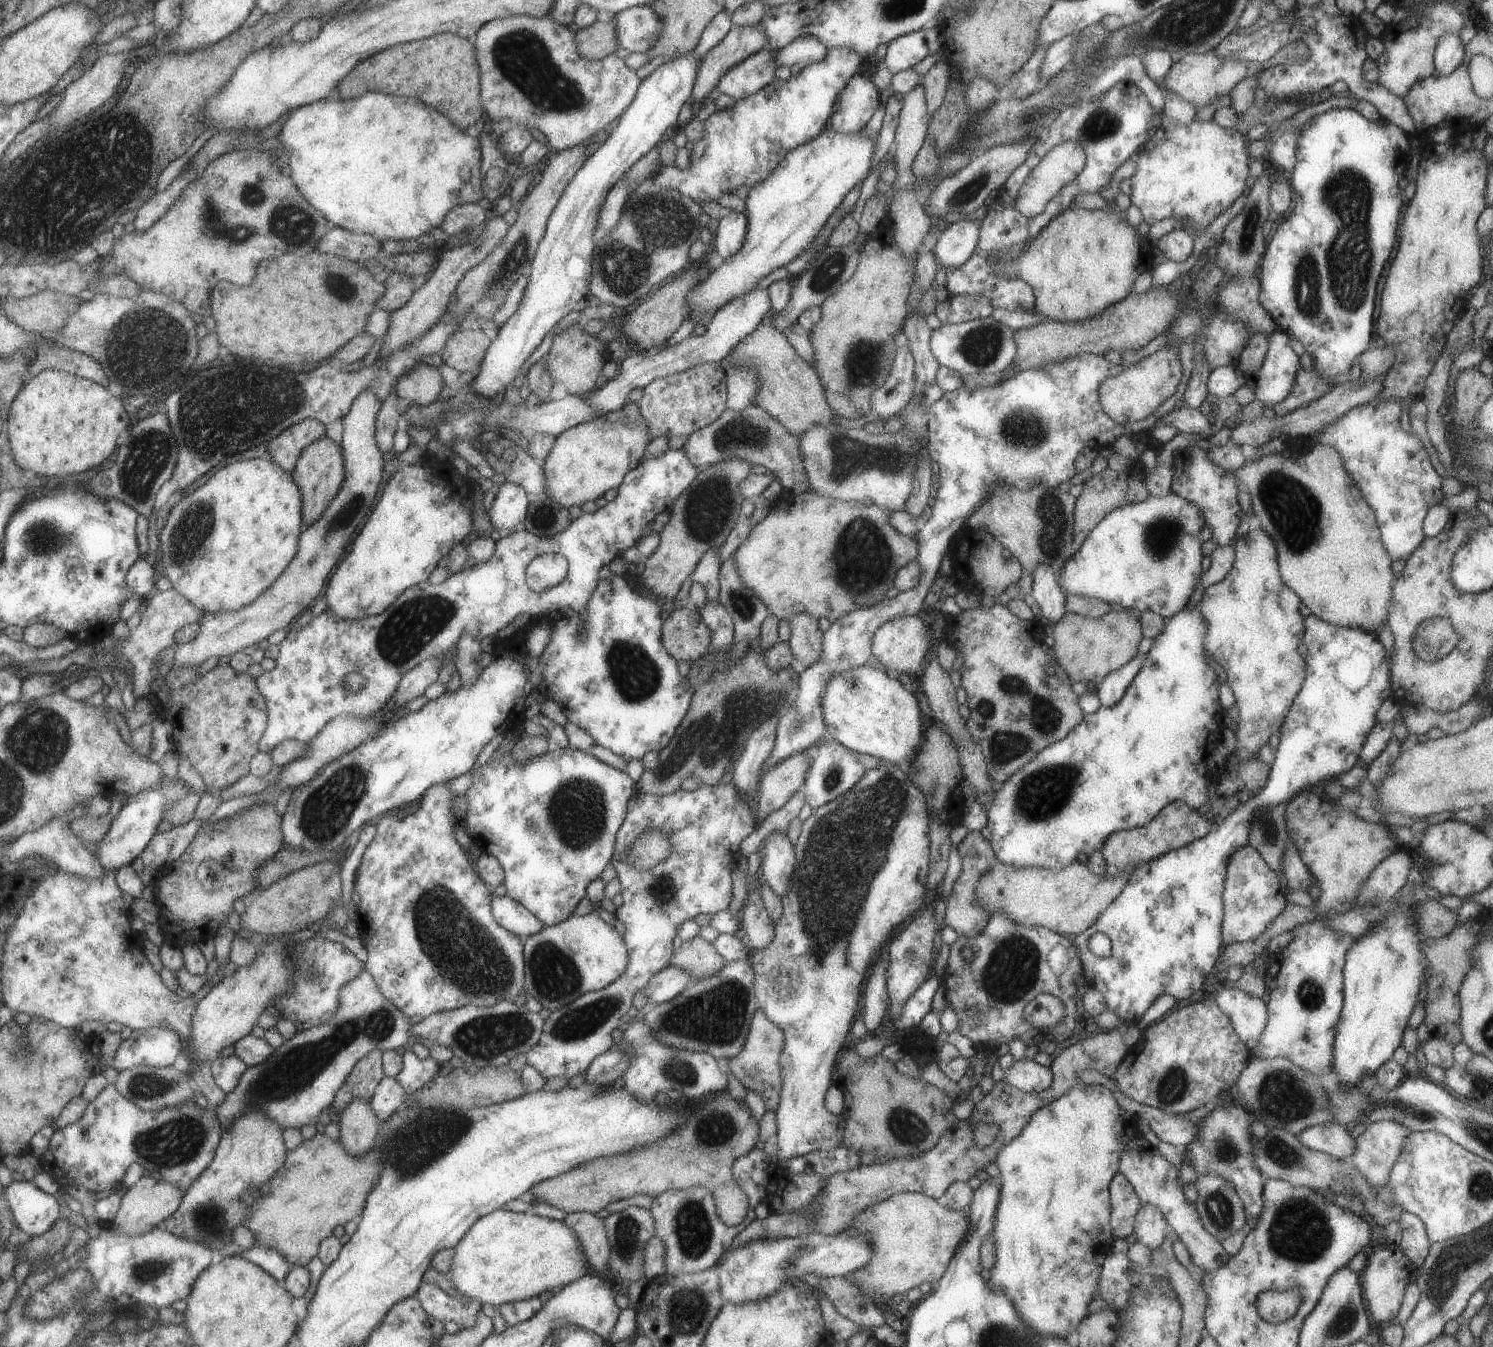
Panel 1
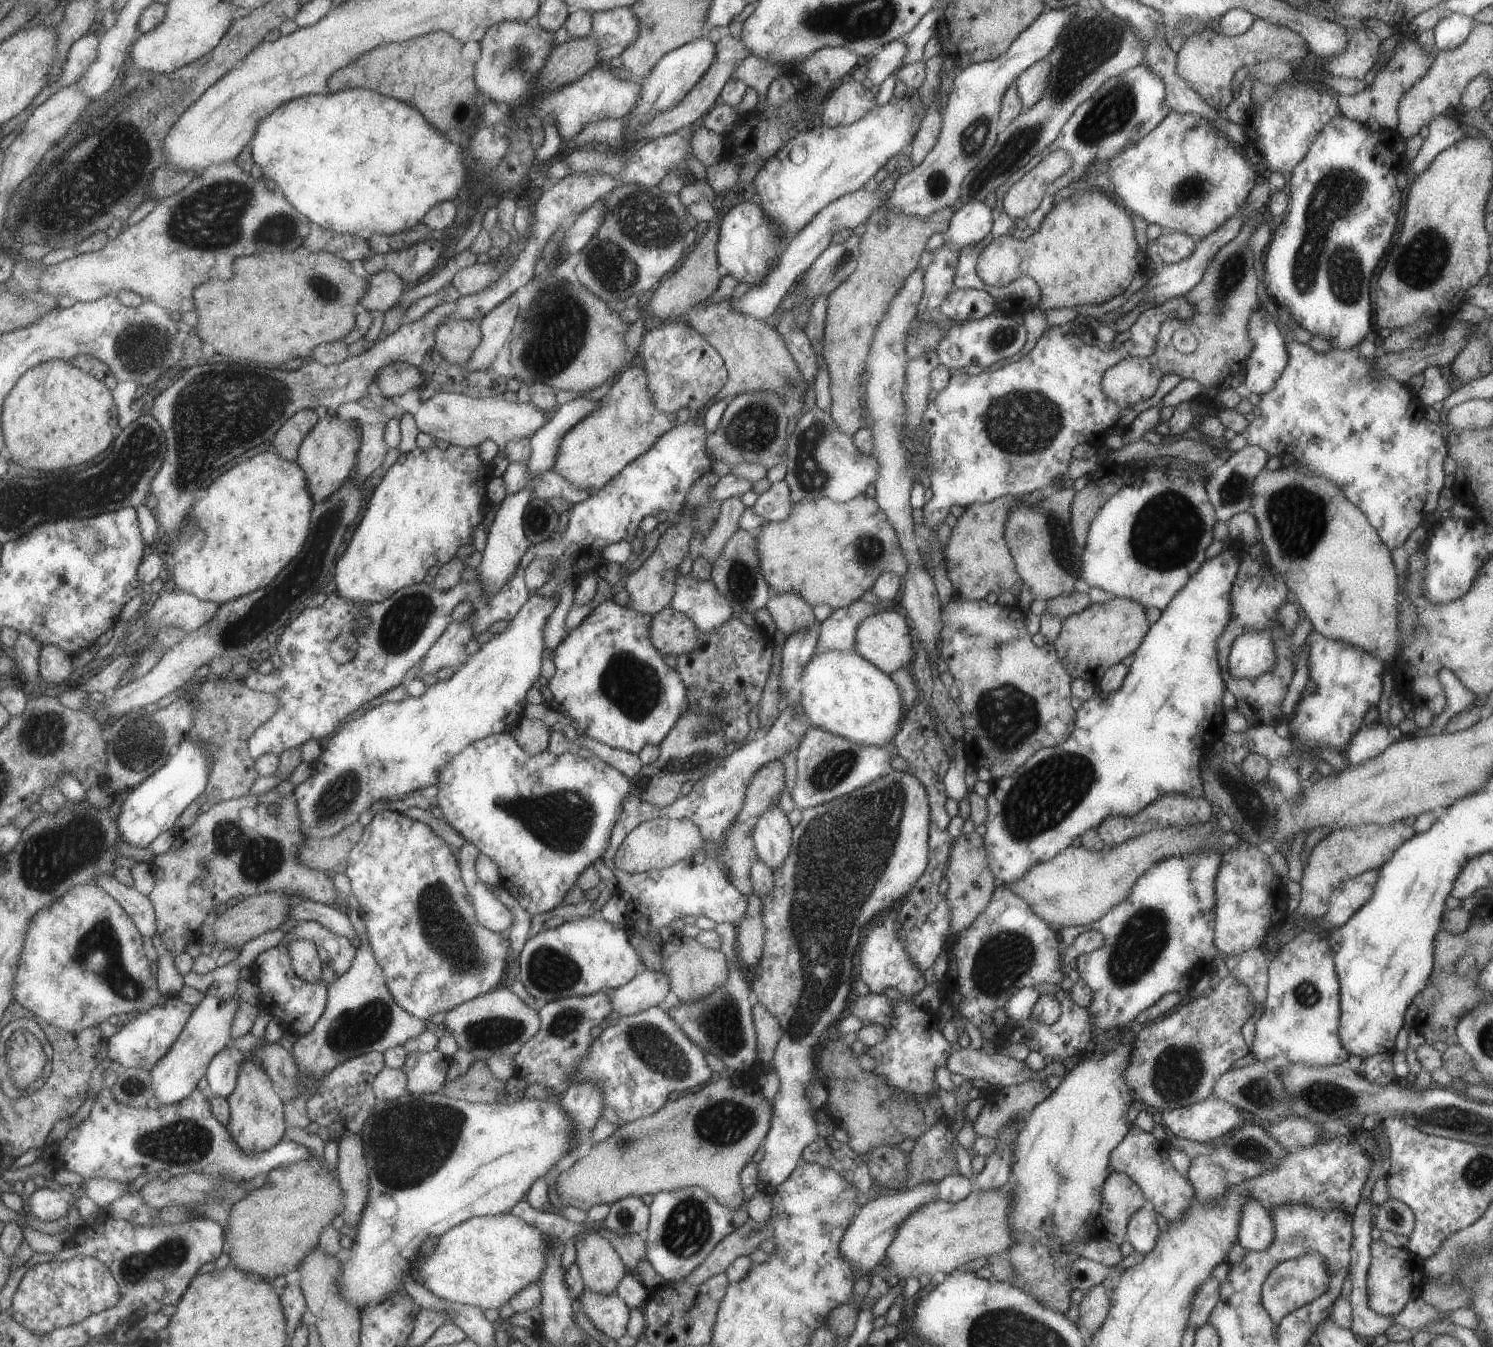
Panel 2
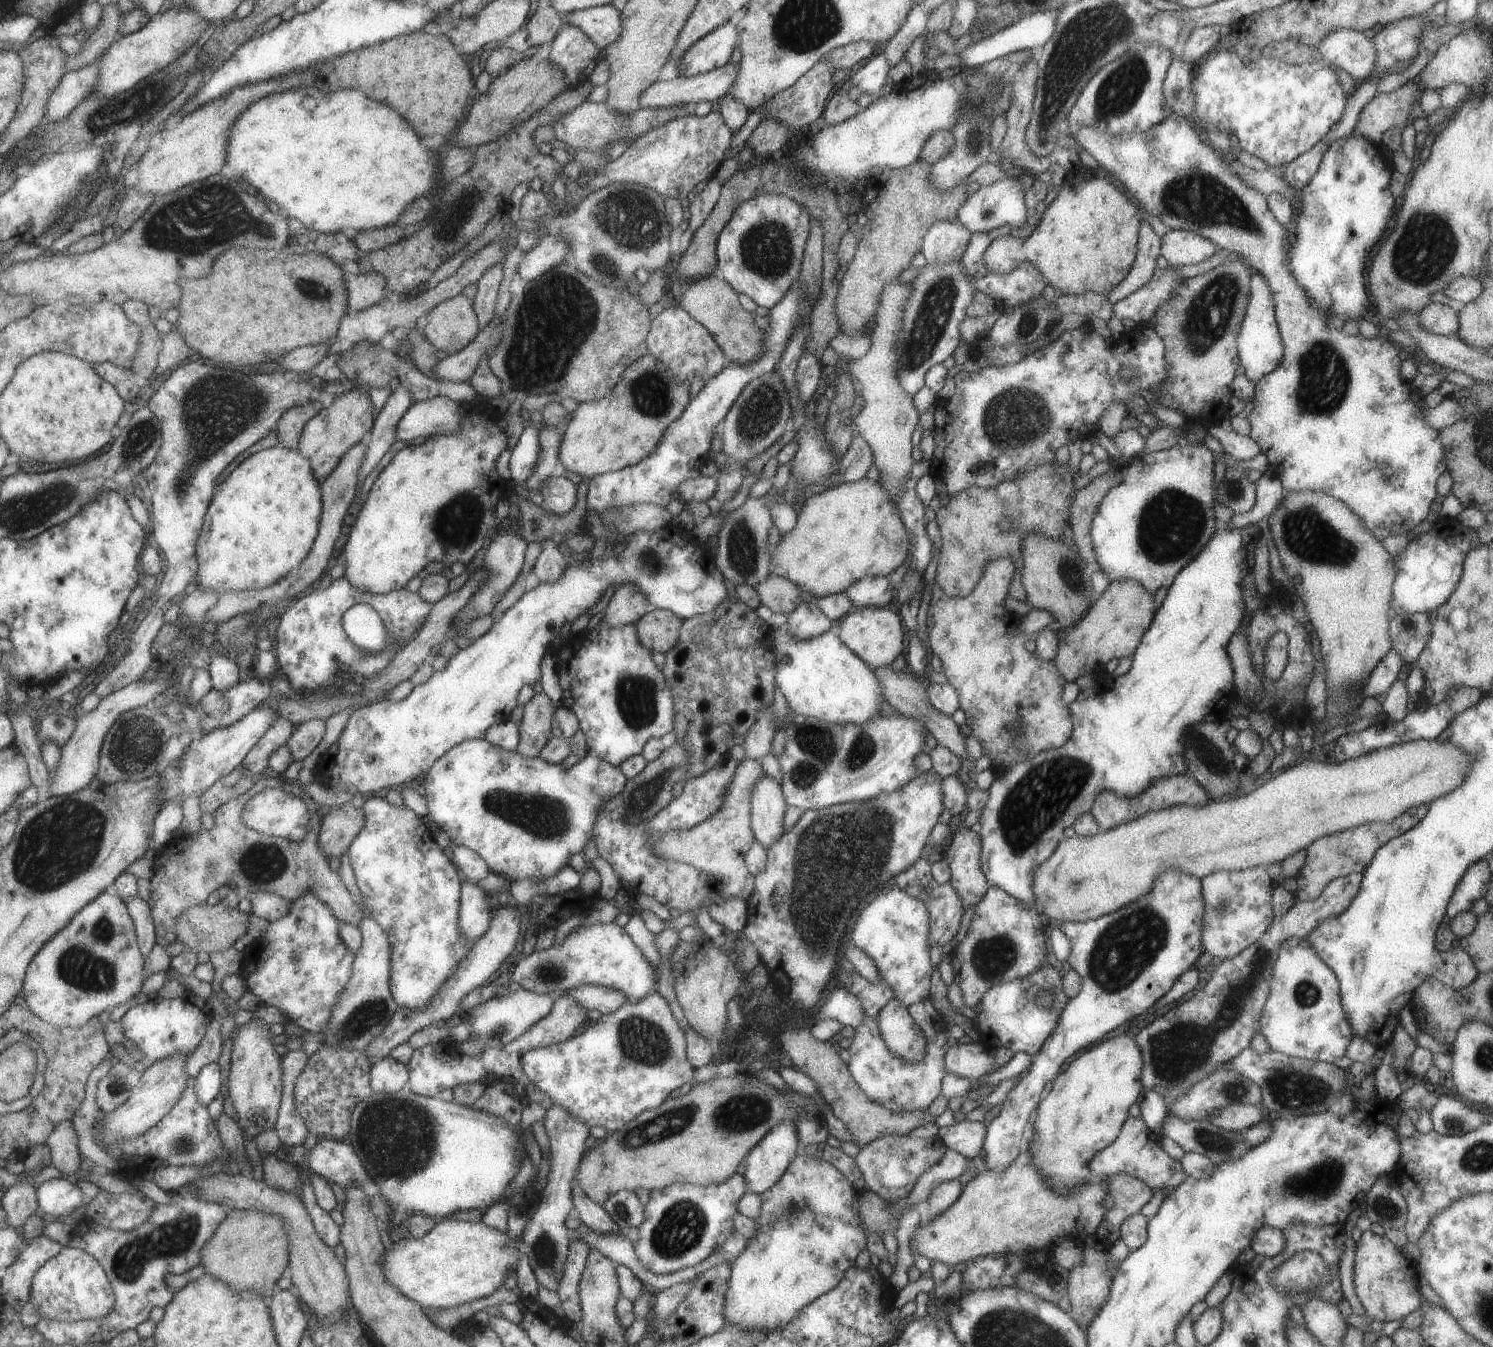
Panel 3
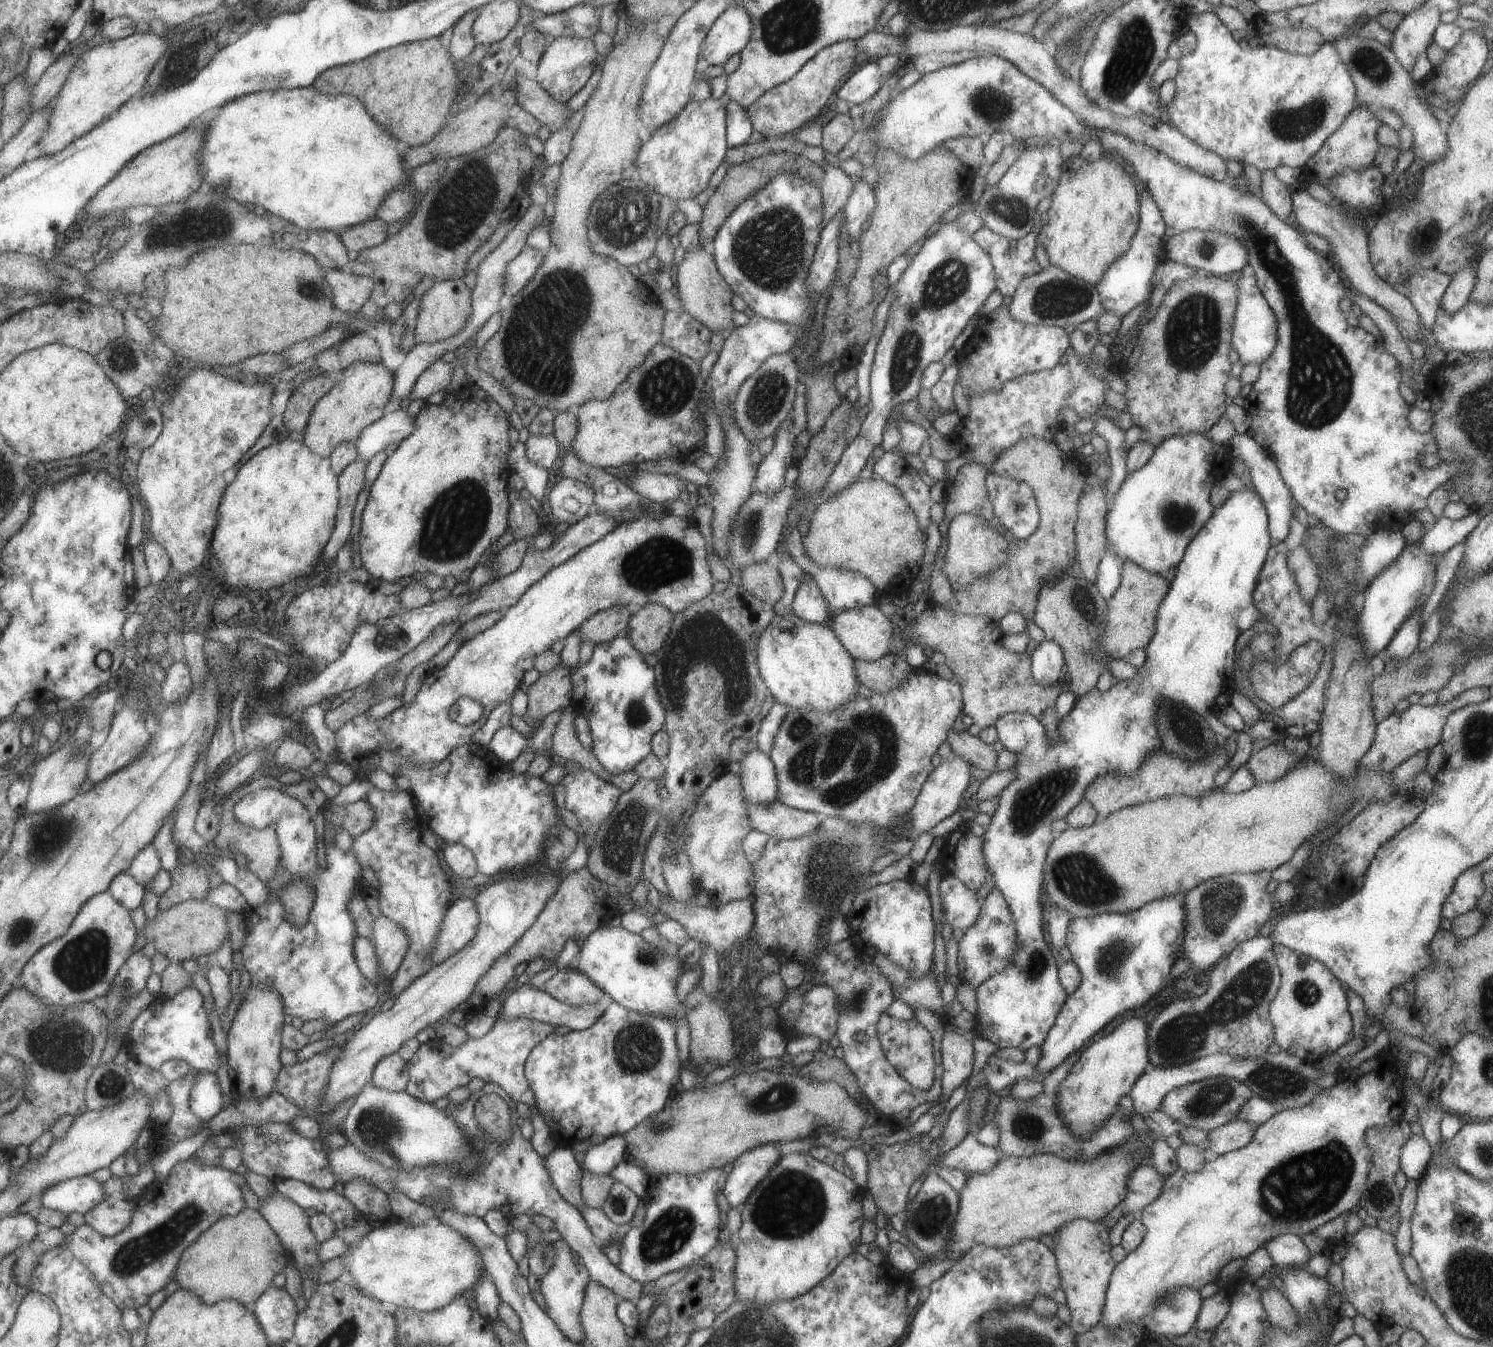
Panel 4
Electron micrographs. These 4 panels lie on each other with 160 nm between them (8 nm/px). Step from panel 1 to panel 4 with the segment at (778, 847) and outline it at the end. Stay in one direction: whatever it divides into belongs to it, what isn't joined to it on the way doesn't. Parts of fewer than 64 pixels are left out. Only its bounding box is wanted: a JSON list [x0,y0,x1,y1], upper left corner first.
[739,747,776,806]

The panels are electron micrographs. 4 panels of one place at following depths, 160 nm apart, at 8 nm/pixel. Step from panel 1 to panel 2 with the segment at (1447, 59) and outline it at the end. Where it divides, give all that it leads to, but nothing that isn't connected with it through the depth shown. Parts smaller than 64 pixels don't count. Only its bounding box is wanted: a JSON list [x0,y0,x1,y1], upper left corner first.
[1434,13,1471,51]

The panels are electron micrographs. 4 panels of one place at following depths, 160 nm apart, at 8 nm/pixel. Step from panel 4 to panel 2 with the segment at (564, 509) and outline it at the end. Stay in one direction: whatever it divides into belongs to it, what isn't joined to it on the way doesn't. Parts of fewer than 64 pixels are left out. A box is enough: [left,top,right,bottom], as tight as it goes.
[530,470,593,504]

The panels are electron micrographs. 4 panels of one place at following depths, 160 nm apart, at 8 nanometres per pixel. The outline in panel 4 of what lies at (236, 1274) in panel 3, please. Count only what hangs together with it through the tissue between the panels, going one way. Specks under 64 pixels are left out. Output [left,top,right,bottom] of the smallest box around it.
[176,1206,285,1309]

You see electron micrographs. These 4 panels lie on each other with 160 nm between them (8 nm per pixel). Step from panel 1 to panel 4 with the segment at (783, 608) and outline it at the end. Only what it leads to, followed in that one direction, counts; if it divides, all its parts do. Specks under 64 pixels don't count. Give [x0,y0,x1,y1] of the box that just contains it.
[801,478,927,597]

